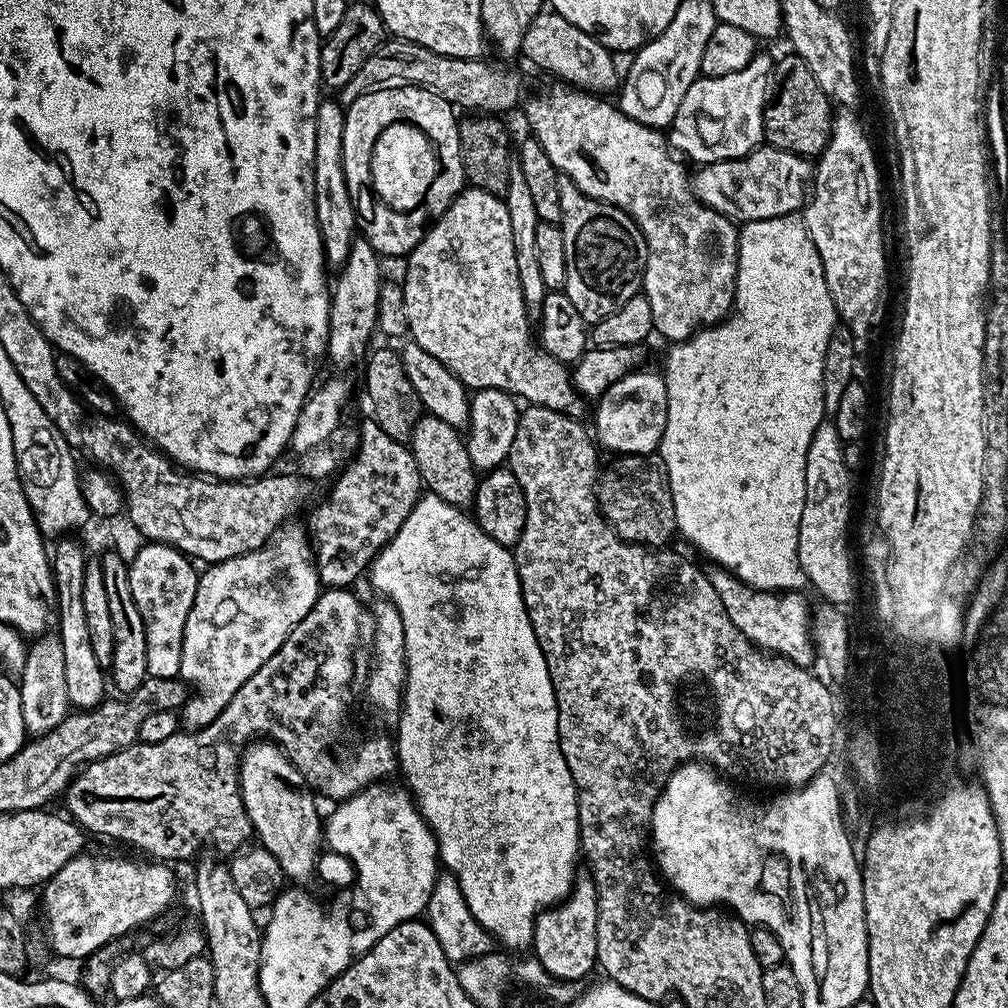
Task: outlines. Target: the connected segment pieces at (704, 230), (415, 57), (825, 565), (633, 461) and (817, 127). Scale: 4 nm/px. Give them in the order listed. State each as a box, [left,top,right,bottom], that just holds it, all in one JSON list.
[[523,86,740,342],[338,38,524,114],[798,422,856,606],[596,454,677,550],[764,54,834,158]]

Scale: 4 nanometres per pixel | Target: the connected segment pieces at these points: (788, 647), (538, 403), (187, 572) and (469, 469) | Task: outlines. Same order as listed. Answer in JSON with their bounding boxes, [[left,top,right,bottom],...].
[[707,566,814,666],[402,187,585,418],[128,542,198,678],[410,415,478,506]]

